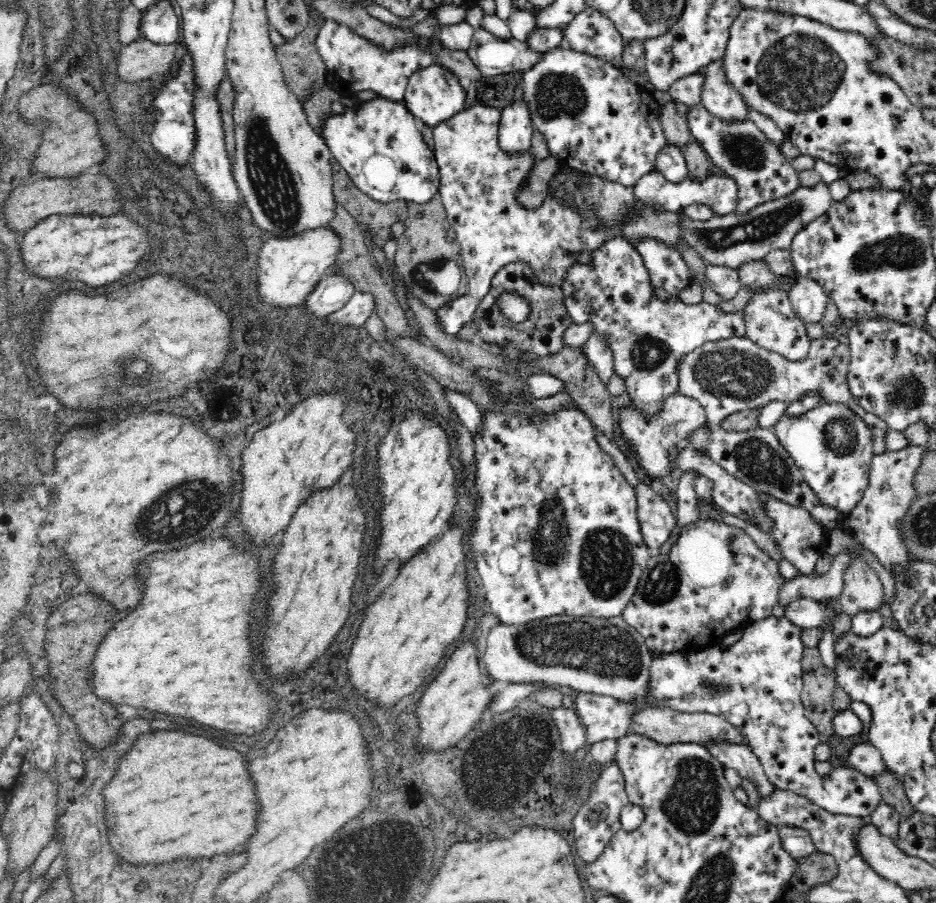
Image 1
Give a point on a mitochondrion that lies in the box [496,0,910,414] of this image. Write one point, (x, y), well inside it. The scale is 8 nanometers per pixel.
(799, 73)

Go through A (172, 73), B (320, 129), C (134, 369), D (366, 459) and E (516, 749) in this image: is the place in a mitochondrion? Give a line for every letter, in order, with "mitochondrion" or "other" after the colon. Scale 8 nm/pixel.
A: other
B: other
C: mitochondrion
D: other
E: mitochondrion

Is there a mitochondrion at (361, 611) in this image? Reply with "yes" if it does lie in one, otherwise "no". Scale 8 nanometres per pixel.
no

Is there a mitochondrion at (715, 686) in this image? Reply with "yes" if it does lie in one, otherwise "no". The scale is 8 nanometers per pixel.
yes

